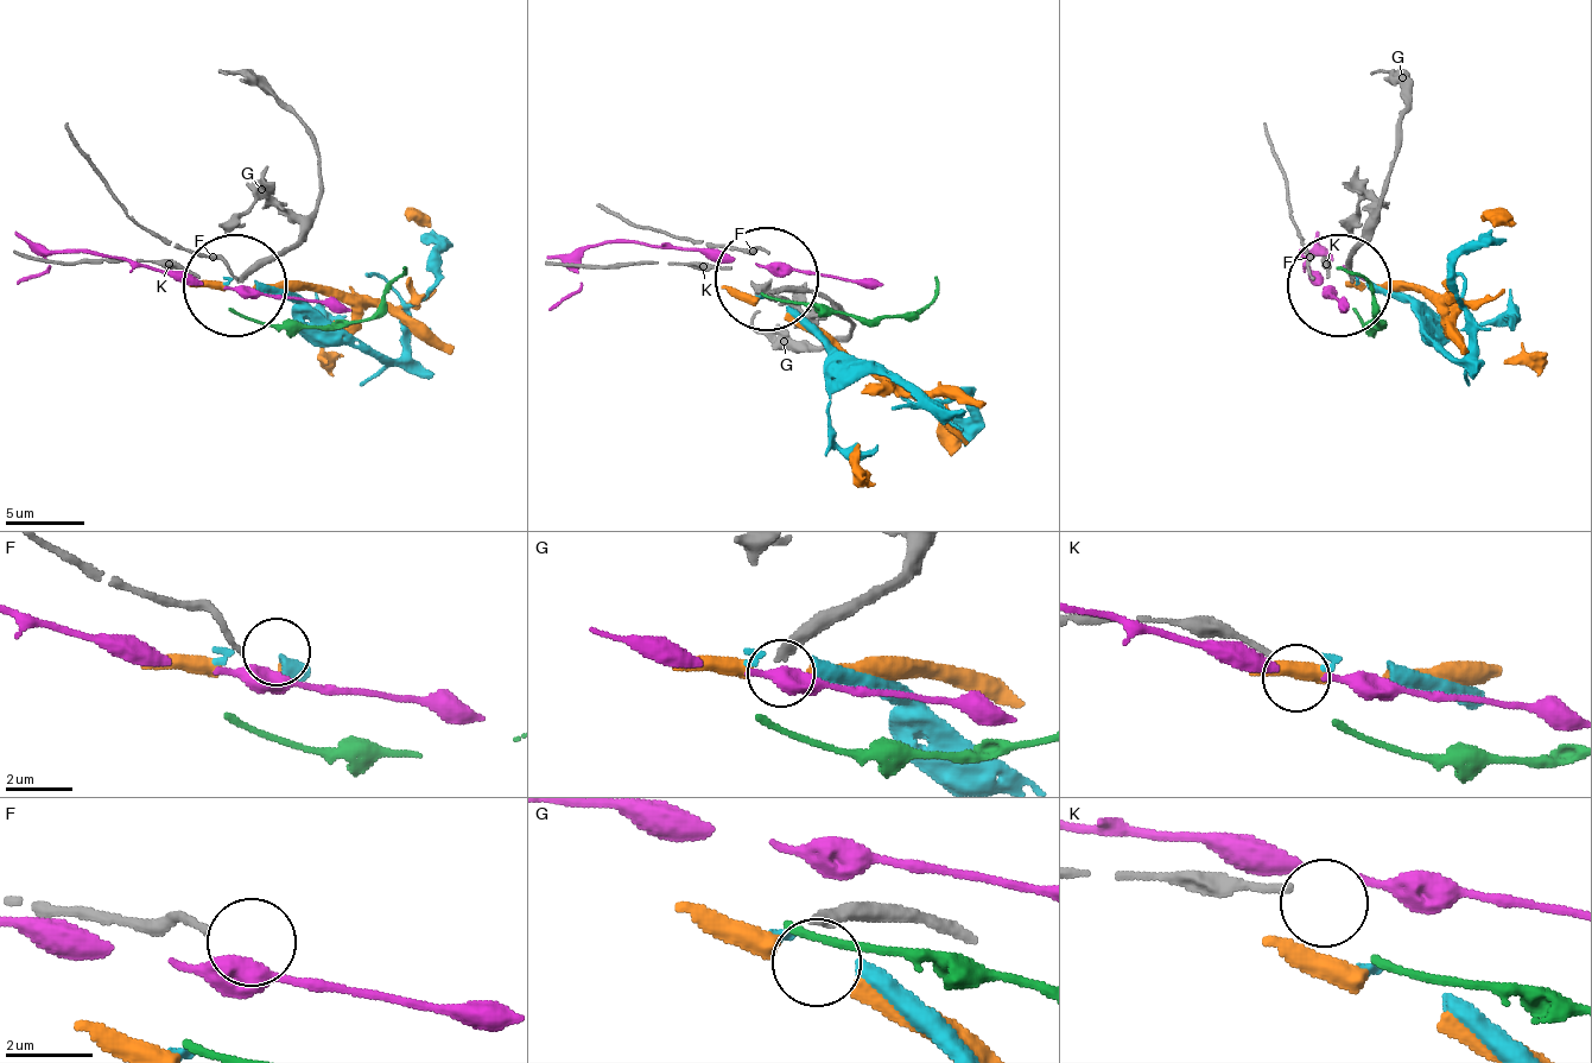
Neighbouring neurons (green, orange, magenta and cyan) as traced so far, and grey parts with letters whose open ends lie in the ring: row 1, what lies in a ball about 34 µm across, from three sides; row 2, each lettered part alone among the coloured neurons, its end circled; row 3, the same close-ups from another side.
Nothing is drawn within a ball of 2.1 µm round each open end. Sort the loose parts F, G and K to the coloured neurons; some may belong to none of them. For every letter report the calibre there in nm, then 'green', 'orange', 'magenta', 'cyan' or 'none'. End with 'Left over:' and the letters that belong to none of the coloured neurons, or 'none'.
F: 160 nm thick; none
G: 280 nm thick; none
K: 160 nm thick; none
Left over: F, G, K

